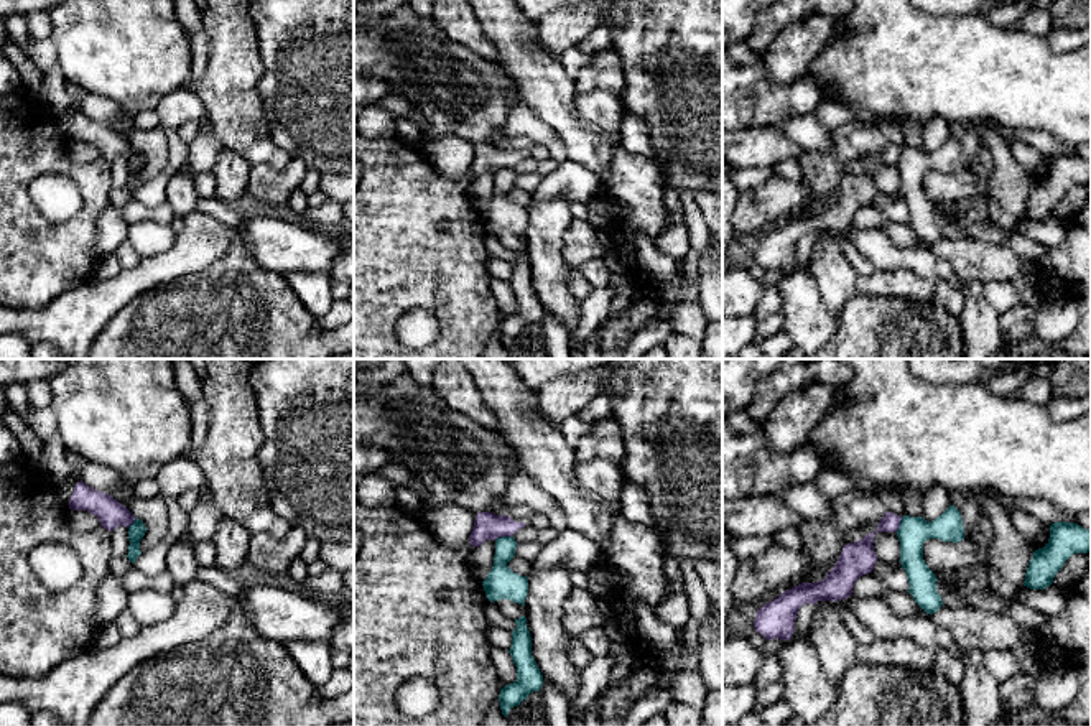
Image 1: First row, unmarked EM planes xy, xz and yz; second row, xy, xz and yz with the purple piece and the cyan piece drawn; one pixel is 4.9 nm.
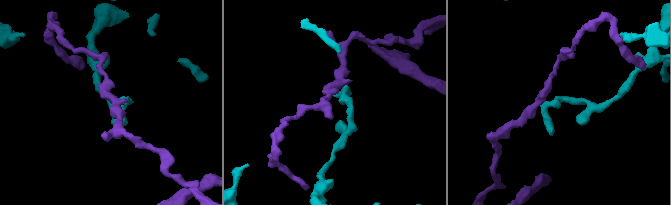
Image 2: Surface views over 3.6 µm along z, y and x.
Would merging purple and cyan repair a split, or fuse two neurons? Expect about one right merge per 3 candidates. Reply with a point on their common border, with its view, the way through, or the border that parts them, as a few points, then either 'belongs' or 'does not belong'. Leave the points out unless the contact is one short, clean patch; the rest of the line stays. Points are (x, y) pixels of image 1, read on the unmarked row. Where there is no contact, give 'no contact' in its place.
xz (504, 167) | along xz (512, 167), (502, 167), (496, 172) | does not belong

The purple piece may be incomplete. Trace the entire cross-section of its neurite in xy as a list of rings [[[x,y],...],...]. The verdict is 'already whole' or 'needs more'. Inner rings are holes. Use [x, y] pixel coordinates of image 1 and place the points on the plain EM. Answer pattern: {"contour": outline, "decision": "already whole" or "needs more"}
{"contour": [[[82,112],[74,117],[69,140],[87,142],[94,145],[99,150],[100,156],[109,163],[120,156],[128,160],[137,150],[125,137],[122,137],[112,127],[95,122]]], "decision": "already whole"}

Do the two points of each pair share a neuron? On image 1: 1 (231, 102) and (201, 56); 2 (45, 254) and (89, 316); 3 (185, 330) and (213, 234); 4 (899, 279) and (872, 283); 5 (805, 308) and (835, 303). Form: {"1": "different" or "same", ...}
{"1": "different", "2": "different", "3": "different", "4": "same", "5": "different"}

